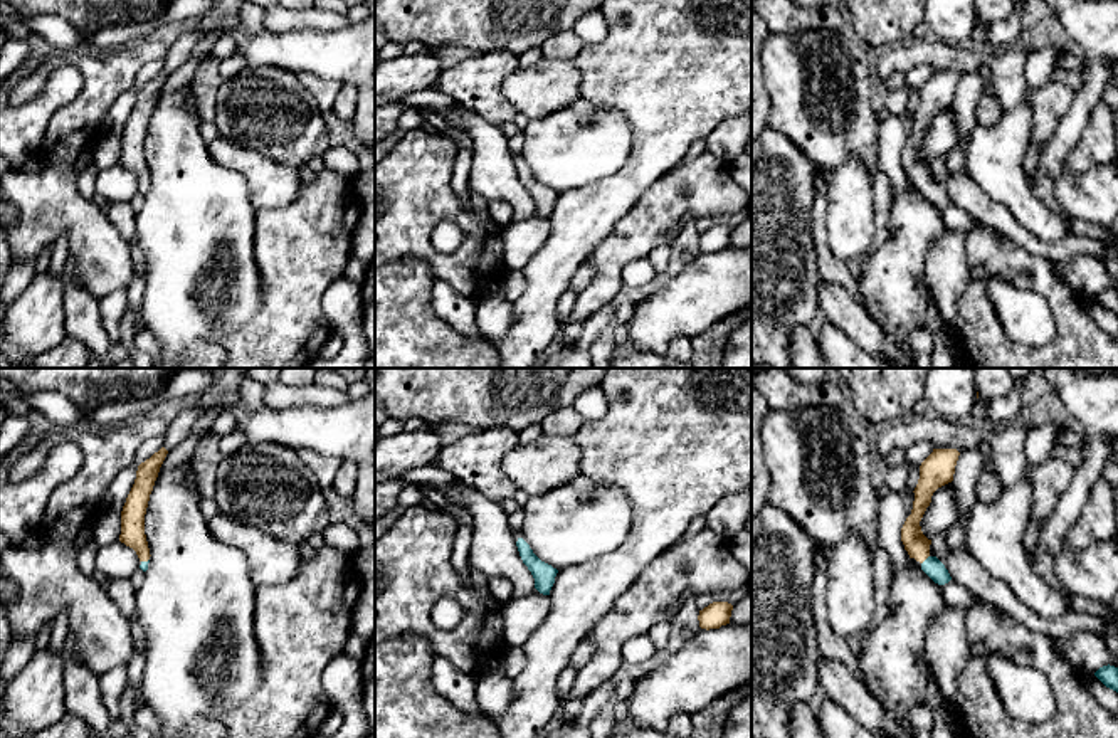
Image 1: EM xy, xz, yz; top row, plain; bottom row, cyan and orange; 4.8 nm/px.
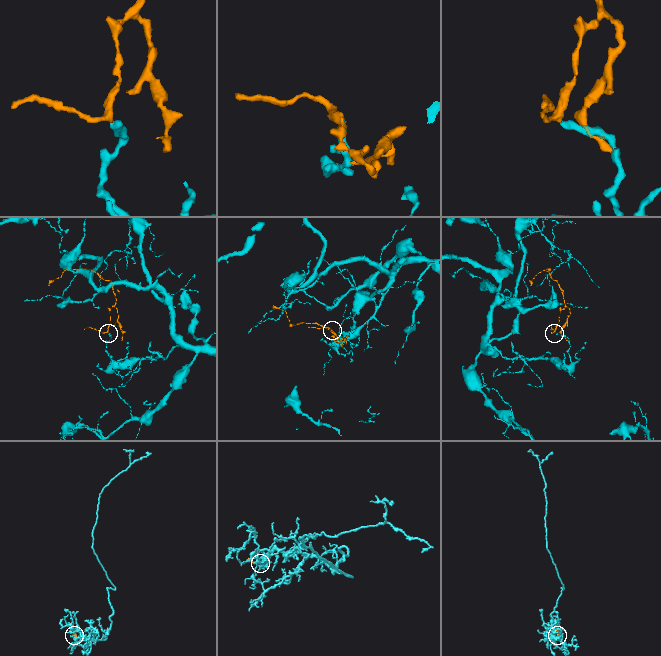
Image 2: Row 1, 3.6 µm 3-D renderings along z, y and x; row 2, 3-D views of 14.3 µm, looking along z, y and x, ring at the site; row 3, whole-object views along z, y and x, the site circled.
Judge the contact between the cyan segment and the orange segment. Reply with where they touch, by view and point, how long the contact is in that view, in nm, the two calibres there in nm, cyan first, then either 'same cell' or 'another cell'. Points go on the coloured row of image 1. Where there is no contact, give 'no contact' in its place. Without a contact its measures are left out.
meets cyan in yz at (925, 560); contact 60 nm long; 90 nm thick on the cyan side, 120 nm on the other; same cell

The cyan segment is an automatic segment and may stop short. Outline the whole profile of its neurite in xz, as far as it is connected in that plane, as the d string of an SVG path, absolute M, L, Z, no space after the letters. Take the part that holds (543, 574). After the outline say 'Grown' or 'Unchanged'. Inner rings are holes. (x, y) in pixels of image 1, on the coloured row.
M518 538L516 546L523 563L535 578L535 588L543 595L550 595L558 570L541 561L523 538Z. Unchanged

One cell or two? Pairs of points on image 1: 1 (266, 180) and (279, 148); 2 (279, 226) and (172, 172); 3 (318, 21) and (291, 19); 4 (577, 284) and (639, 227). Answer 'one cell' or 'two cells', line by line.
1: two cells
2: two cells
3: one cell
4: two cells

